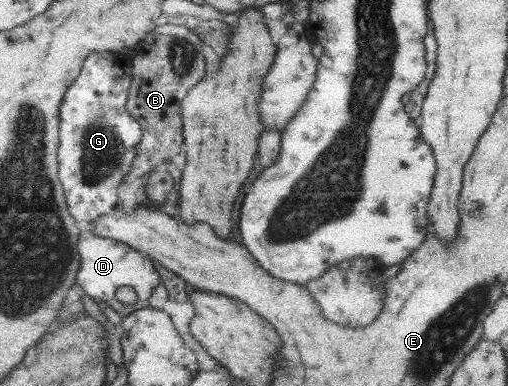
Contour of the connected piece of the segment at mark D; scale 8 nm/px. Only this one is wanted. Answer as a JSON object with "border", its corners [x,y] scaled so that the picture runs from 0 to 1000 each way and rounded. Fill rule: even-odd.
{"border":[[[181,588],[154,614],[154,655],[157,655],[157,702],[150,718],[150,736],[167,764],[219,793],[238,821],[254,819],[270,801],[297,790],[295,772],[307,744],[315,741],[317,723],[301,676],[287,676],[281,655],[264,648],[250,630],[191,611]],[[244,741],[264,749],[272,769],[264,788],[240,785],[228,775],[228,754]]]}

